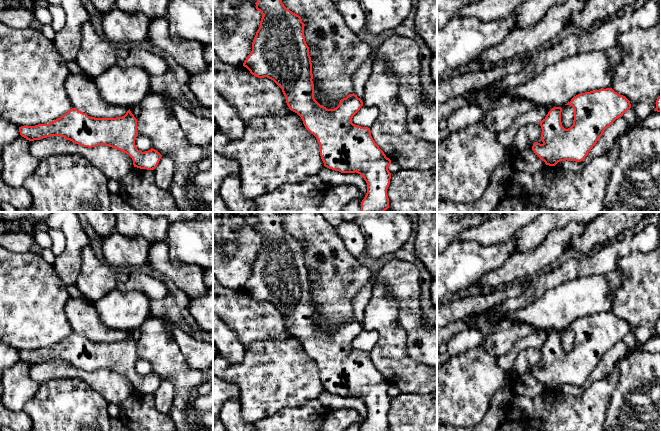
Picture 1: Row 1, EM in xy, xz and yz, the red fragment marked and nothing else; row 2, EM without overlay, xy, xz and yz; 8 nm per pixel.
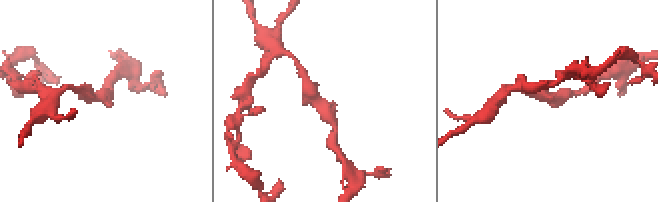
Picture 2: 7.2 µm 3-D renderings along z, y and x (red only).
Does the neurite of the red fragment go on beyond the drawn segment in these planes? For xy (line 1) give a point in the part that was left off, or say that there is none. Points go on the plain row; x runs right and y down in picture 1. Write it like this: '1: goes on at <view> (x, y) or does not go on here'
1: does not go on here

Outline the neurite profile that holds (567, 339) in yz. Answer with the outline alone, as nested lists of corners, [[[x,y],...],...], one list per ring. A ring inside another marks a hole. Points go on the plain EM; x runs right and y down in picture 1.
[[[563,329],[563,330],[552,330],[554,331],[561,331],[562,336],[561,336],[561,346],[562,350],[565,353],[570,352],[573,349],[573,344],[574,344],[574,333],[570,329]]]

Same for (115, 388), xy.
[[[61,360],[30,365],[29,376],[38,384],[54,379],[80,379],[102,395],[109,404],[118,405],[134,391],[132,382],[118,373],[106,369],[83,371]]]

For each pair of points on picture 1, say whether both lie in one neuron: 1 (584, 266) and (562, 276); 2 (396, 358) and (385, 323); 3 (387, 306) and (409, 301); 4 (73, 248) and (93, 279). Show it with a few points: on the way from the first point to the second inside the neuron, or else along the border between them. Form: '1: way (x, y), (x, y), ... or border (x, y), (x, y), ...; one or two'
1: way (579, 268), (567, 271); one
2: way (392, 349), (391, 332); one
3: border (384, 285), (399, 303), (398, 321), (402, 326); two
4: border (89, 244), (81, 252), (81, 271), (74, 283); two

